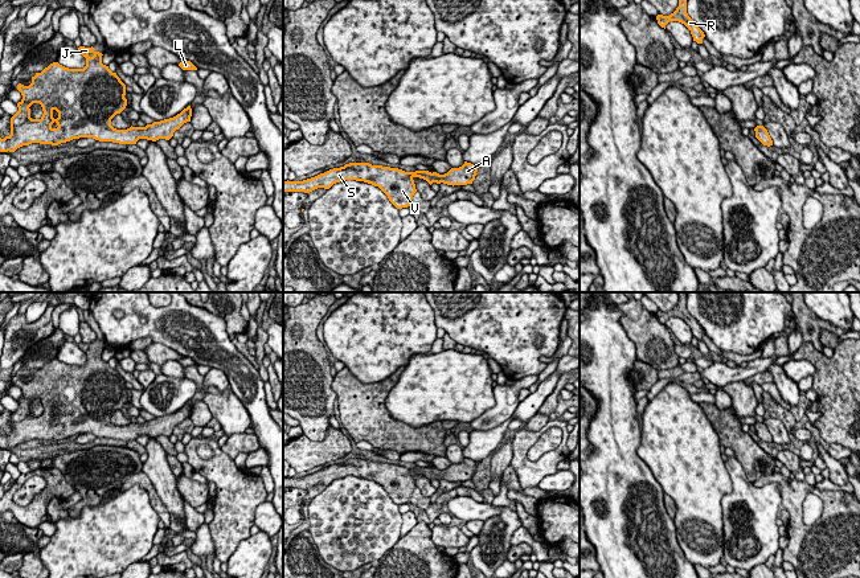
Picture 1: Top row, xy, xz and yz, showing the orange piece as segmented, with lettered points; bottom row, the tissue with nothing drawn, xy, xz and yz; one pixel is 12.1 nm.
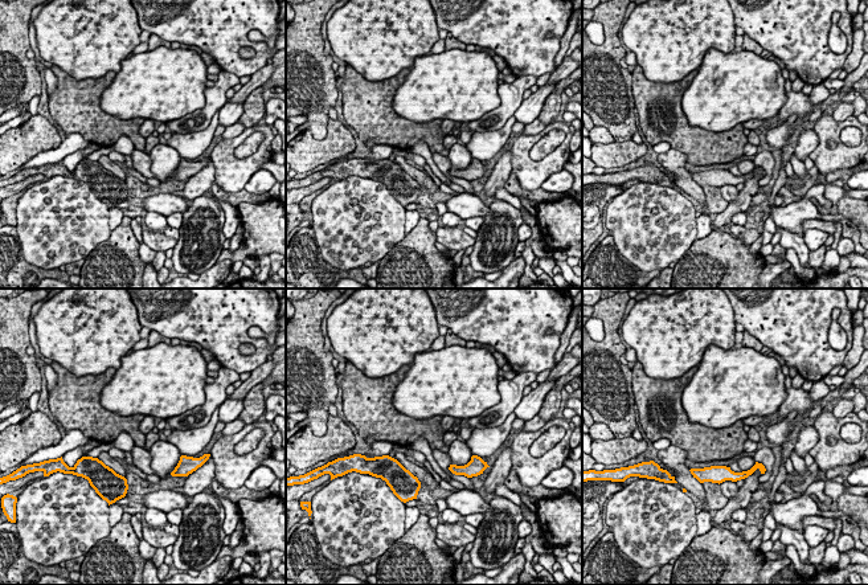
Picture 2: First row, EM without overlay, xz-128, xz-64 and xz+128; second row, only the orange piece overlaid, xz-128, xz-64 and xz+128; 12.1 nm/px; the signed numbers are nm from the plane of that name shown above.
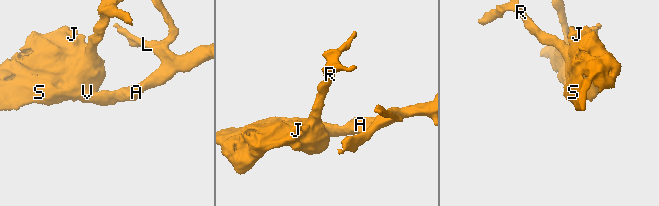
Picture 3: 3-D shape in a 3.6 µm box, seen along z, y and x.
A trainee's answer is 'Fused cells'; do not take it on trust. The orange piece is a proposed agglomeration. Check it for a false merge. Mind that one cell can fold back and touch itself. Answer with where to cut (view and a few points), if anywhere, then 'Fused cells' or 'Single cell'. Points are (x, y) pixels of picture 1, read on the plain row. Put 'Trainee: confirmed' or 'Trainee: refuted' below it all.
No split. Single cell
Trainee: refuted

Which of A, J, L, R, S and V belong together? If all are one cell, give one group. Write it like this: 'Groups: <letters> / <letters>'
Groups: A J L R S V

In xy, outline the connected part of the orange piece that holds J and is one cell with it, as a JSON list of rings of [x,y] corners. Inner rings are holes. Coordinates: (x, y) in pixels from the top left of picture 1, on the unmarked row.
[[[93,343],[78,347],[86,354],[83,365],[53,358],[36,369],[29,382],[19,380],[22,395],[11,414],[11,431],[0,434],[0,448],[15,448],[32,439],[58,442],[79,434],[119,440],[136,440],[139,435],[169,436],[176,426],[191,418],[188,402],[176,413],[146,423],[114,425],[111,415],[127,402],[126,381],[102,360],[102,349]],[[33,399],[42,403],[40,415],[30,414]]]

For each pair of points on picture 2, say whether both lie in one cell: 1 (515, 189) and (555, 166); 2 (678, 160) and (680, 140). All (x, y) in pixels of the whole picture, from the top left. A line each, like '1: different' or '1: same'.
1: different
2: different

